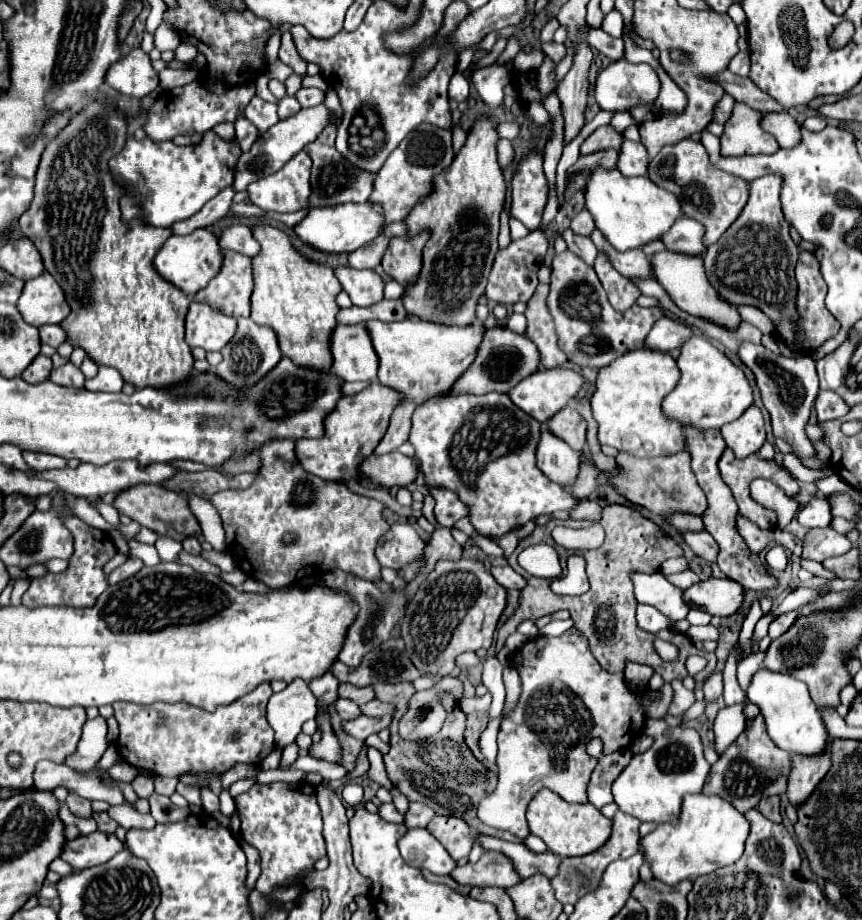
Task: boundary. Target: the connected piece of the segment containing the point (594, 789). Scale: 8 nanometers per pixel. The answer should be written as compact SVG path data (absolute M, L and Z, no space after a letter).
M629 748L599 758L595 770L591 772L591 780L587 784L587 796L595 808L603 808L605 804L613 802L611 782L621 774L621 770L631 762L631 758L633 752Z

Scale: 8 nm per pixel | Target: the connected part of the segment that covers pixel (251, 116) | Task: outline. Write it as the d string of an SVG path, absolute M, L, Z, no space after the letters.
M253 96L251 102L249 102L249 106L247 106L247 110L245 110L245 118L249 122L253 122L259 128L259 134L261 134L269 126L273 126L275 122L279 122L277 104L271 104L271 102L265 102L259 96Z

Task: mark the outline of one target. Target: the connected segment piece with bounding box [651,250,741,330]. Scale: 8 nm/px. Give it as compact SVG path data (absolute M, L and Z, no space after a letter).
M657 252L651 256L651 268L653 268L653 276L655 280L663 286L663 290L671 296L671 300L687 314L709 320L725 330L737 330L737 326L741 324L741 316L737 306L729 304L727 300L723 300L719 296L719 292L713 288L713 284L707 278L705 266L703 266L703 254L691 256L691 254L677 254L677 252Z

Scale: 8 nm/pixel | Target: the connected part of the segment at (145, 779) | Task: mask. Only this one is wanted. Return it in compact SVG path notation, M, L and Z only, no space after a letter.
M145 774L137 776L137 778L131 782L131 786L133 786L133 790L137 792L139 798L149 798L149 796L153 794L153 778L151 778L151 776L145 776Z

